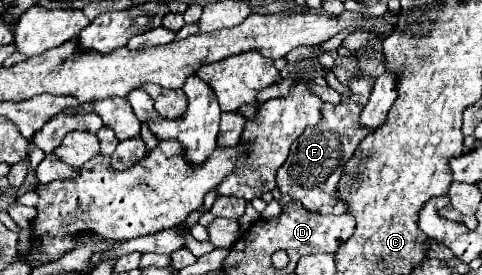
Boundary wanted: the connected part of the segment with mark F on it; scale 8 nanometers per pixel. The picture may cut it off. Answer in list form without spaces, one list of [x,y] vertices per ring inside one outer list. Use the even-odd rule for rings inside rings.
[[[361,76],[361,78],[349,78],[347,88],[351,90],[349,96],[341,94],[339,104],[323,104],[321,120],[317,126],[307,128],[293,144],[289,158],[277,172],[277,186],[281,194],[289,196],[291,200],[299,200],[307,210],[319,212],[319,214],[343,214],[347,212],[347,204],[343,204],[335,196],[335,186],[341,178],[341,172],[347,164],[347,160],[353,156],[359,142],[371,134],[369,128],[359,128],[359,112],[363,110],[363,104],[367,104],[367,96],[371,94],[371,88],[375,84],[375,78]]]

